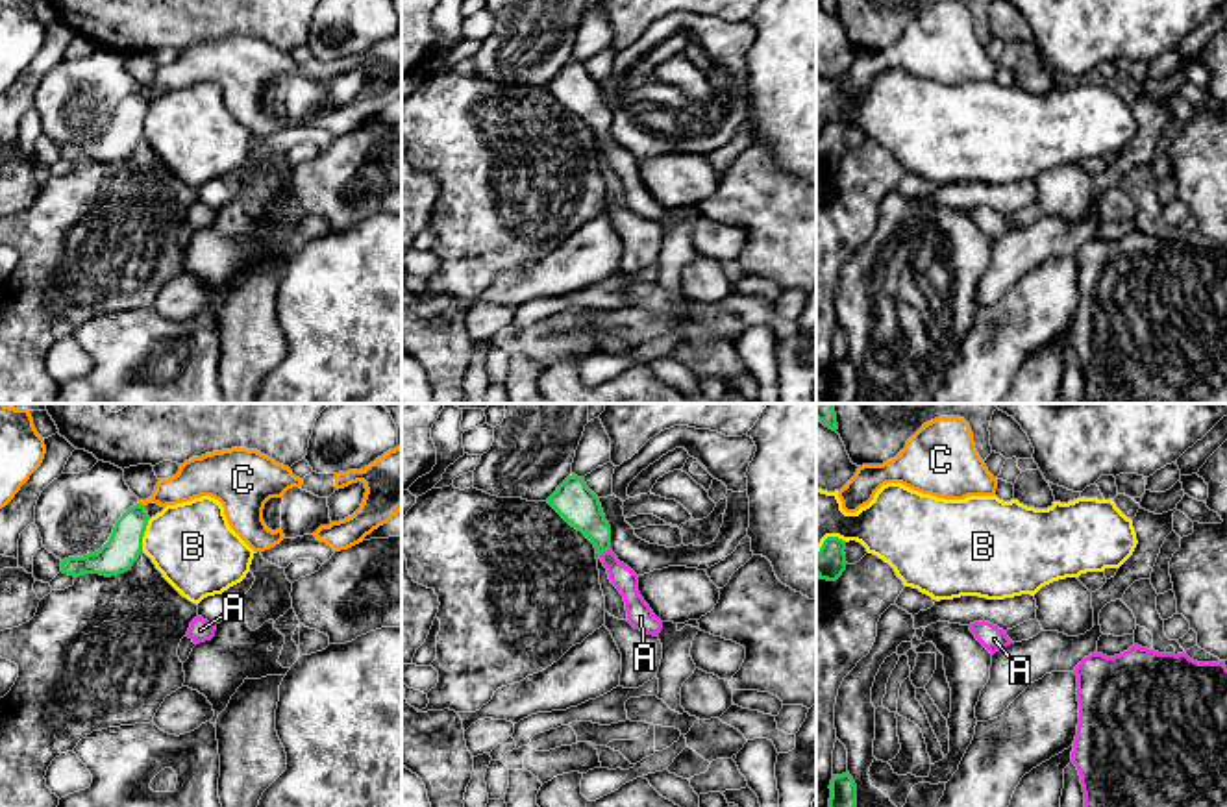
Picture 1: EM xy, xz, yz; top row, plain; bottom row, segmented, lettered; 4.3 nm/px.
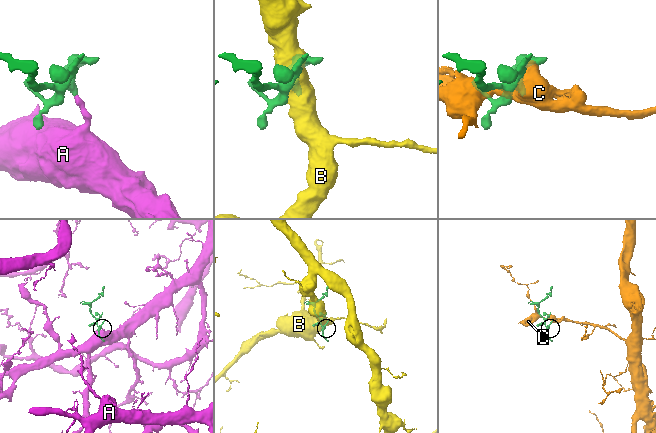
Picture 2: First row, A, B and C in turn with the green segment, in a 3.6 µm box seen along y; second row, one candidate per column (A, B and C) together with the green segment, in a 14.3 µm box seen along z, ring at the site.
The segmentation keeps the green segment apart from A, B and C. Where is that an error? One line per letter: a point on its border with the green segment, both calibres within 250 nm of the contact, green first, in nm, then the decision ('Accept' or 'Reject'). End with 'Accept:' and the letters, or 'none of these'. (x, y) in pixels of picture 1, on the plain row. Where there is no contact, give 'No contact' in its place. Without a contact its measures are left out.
A: Touches green at xz (604, 136). Thickness 170 nm (green) against 100 nm. Accept
B: Touches green at xy (143, 121). Thickness 160 nm (green) against 360 nm. Reject
C: Touches green at xy (139, 89). Thickness 160 nm (green) against 150 nm. Reject
Accept: A

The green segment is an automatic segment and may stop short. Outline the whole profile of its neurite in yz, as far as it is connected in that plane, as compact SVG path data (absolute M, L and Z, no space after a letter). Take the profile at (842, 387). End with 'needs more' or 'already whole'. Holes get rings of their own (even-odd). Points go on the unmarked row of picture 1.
M849 357L833 361L829 374L831 404L853 404L857 398L857 370Z; already whole

